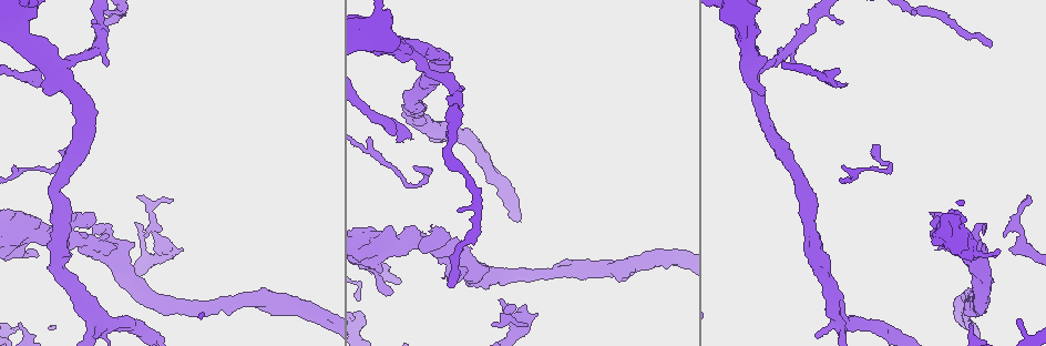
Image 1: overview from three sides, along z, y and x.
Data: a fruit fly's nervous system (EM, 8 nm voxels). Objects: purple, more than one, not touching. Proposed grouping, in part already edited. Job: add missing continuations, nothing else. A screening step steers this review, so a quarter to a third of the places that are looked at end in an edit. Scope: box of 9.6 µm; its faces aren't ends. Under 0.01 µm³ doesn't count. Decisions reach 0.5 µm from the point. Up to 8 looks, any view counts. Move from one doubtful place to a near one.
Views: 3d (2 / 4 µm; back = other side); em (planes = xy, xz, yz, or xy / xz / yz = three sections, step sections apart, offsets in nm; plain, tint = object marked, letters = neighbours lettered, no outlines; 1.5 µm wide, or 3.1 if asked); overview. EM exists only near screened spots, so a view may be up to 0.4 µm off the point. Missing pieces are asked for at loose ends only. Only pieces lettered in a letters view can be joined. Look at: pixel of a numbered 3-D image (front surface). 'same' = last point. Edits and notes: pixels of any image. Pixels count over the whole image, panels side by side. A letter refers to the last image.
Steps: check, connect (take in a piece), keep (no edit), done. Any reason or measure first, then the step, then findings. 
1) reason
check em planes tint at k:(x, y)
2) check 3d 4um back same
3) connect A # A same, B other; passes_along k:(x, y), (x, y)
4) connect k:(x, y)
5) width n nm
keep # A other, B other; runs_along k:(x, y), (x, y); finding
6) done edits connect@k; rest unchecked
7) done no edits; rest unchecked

check 3d 4um back at 1:(20, 325)

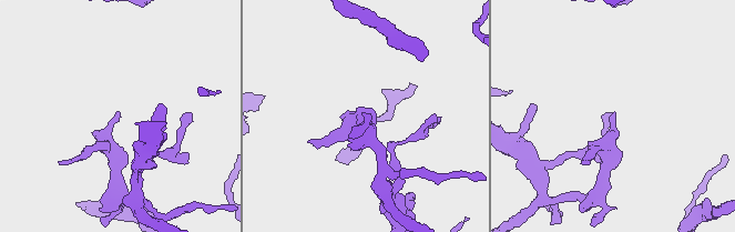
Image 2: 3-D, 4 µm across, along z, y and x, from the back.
check em xy step 8 tint at 2:(613, 115)

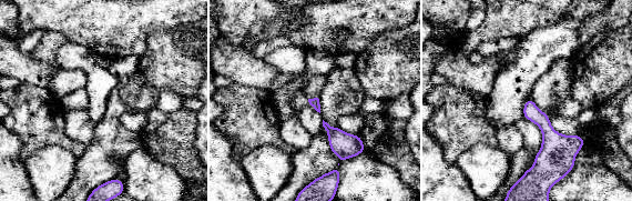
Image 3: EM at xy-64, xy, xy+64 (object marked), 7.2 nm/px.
check em planes letters same

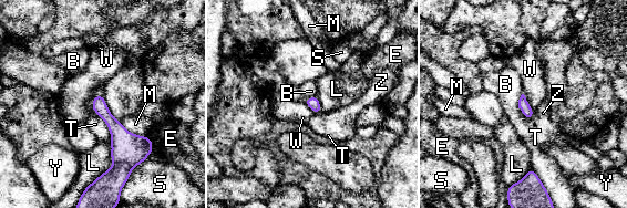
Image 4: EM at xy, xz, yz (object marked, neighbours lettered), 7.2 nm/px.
longest_contact L 300 nm
keep # B other, E other, L other, M other, S other, T other, W other, Y other, Z other; border 4:(523, 93), (534, 114); none of them fits

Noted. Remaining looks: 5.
check em planes letters at 1:(410, 140)

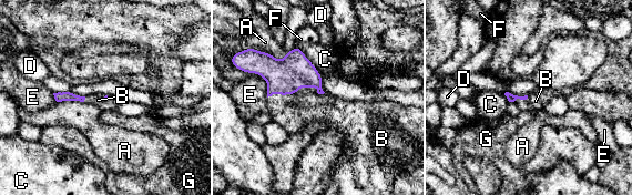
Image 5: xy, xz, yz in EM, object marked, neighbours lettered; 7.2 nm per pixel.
longest_contact B 420 nm
connect 5:(293, 112) # A other, B same, C other, D other, E other, F other, G other; it goes on there

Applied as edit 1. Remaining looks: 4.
end of a long branch
check em planes letters at 1:(992, 45)

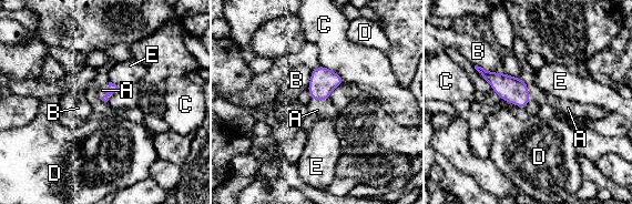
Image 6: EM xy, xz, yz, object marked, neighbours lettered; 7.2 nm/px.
connect 6:(102, 90) # A same, B other, C other, D other, E other; the neuron continues

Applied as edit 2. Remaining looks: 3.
done edits connect@5, connect@6; rest unchecked

